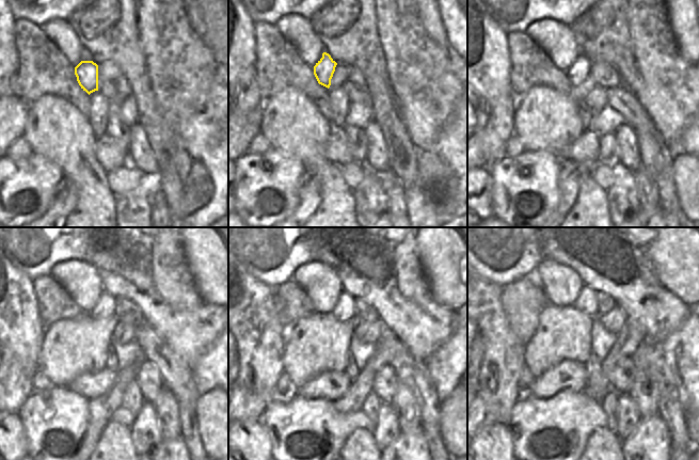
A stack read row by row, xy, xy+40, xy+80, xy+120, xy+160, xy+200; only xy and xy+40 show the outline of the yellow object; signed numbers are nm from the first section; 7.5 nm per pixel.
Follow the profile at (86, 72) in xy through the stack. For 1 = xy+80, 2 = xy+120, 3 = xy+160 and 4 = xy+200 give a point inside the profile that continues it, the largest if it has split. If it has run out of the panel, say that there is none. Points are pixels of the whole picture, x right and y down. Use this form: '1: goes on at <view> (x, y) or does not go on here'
1: goes on at xy+80 (581, 70)
2: goes on at xy+120 (105, 307)
3: goes on at xy+160 (344, 311)
4: goes on at xy+200 (587, 301)

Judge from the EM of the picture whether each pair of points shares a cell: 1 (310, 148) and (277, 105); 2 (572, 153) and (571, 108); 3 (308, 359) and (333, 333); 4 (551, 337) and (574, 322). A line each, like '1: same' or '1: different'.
1: same
2: different
3: same
4: same

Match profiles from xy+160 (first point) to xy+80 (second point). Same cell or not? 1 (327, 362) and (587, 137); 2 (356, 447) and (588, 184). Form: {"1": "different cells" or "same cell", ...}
{"1": "different cells", "2": "same cell"}

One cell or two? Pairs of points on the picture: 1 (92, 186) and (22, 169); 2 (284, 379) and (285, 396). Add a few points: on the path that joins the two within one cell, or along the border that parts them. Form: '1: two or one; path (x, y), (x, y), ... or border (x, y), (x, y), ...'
1: two; border (46, 157), (52, 160), (64, 175)
2: one; path (284, 383), (286, 392)

